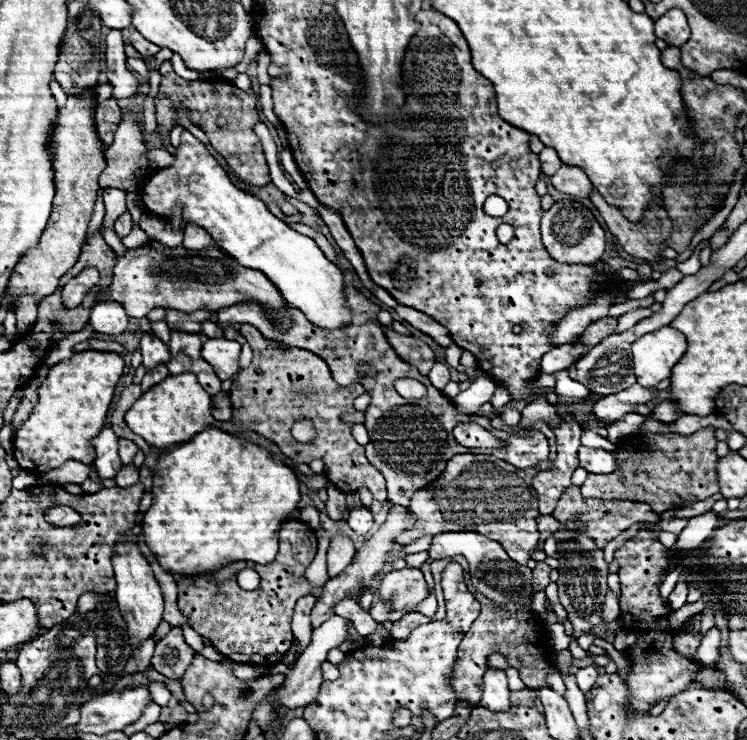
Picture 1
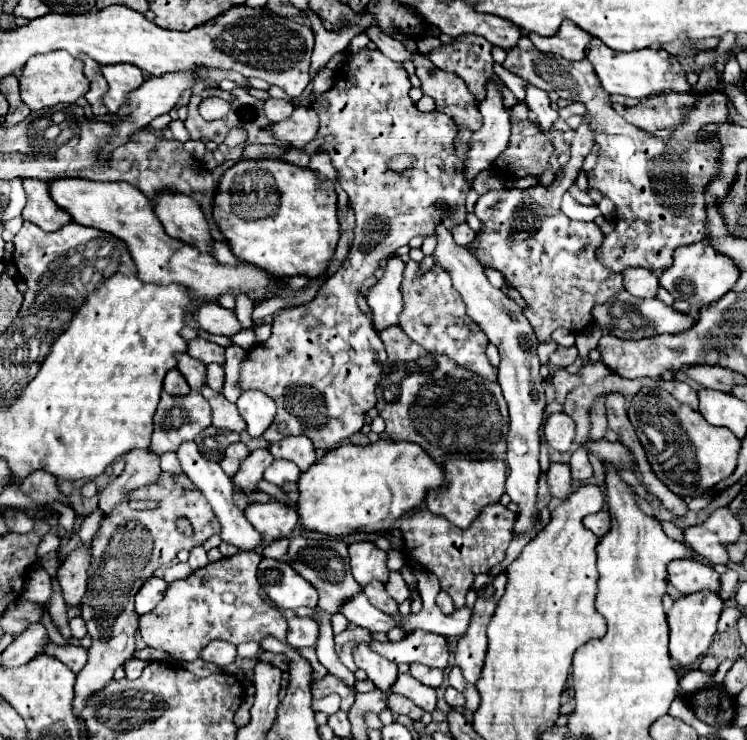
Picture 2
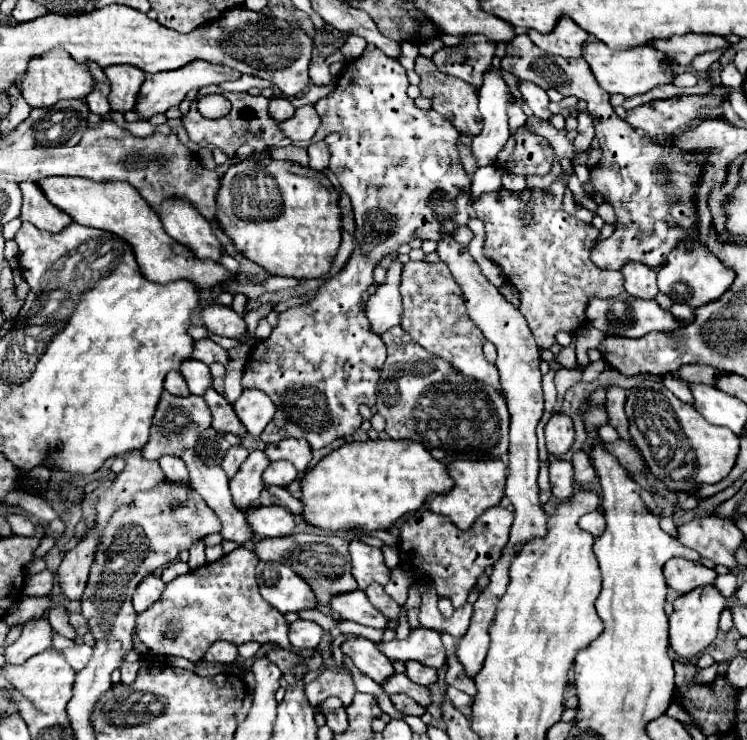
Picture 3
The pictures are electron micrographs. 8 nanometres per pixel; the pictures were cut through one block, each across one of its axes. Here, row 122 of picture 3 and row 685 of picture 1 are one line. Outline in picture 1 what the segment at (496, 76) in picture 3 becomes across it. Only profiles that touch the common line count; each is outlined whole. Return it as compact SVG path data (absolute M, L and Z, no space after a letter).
M488 668L484 674L484 688L478 704L492 712L504 712L510 708L508 698L510 698L510 690L508 690L508 680L504 670Z

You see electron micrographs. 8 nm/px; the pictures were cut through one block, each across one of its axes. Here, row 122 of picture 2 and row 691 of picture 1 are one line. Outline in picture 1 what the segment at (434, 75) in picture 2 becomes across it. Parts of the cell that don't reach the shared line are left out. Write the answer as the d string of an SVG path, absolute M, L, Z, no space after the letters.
M477 591L473 594L477 600L480 600L482 610L480 610L480 616L474 620L470 632L462 638L462 644L458 650L458 662L450 678L456 696L468 700L470 706L476 706L482 692L482 676L488 666L488 656L494 652L504 654L510 660L510 666L514 666L520 672L520 678L528 688L548 686L546 674L556 668L552 662L554 654L546 654L550 652L550 634L546 632L538 616L530 608L516 606L514 602L508 602L508 606L500 608L490 598L484 598L484 594Z

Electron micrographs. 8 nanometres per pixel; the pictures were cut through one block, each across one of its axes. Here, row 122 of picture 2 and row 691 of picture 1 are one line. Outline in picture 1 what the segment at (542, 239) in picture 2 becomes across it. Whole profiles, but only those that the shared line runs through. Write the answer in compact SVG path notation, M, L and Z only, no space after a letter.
M592 664L592 666L586 666L586 668L580 668L580 670L576 672L576 682L578 682L578 686L580 686L582 692L592 690L596 678L598 678L598 670L596 670L594 664Z

